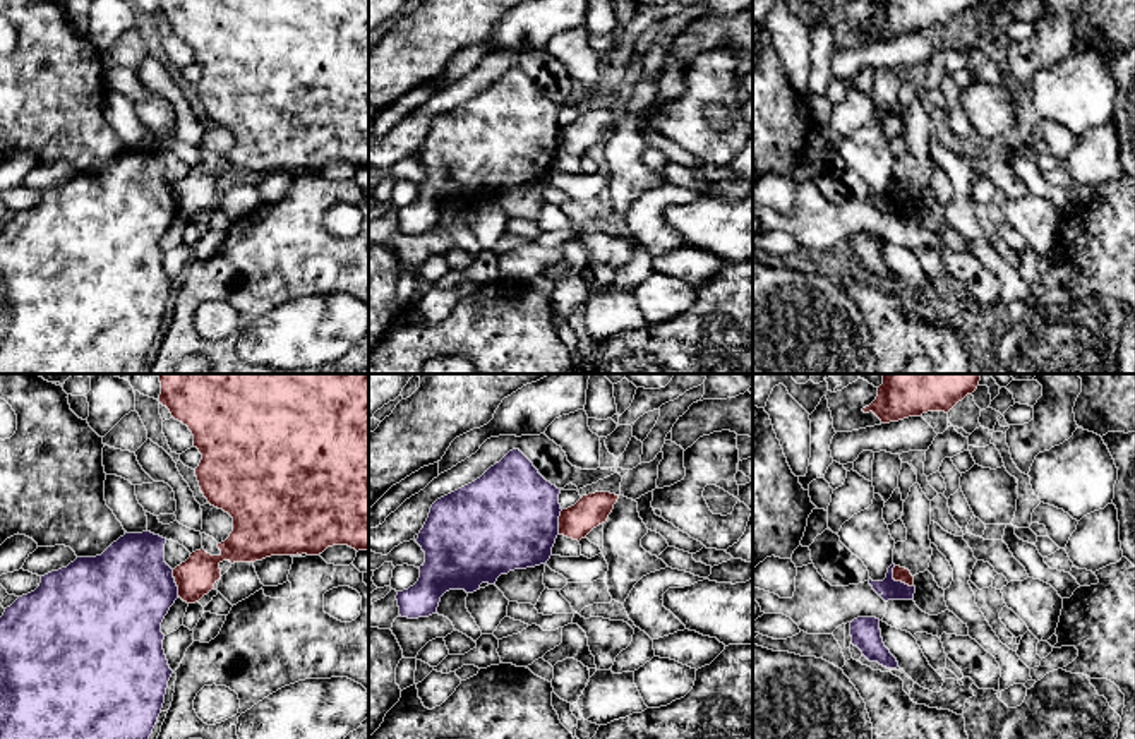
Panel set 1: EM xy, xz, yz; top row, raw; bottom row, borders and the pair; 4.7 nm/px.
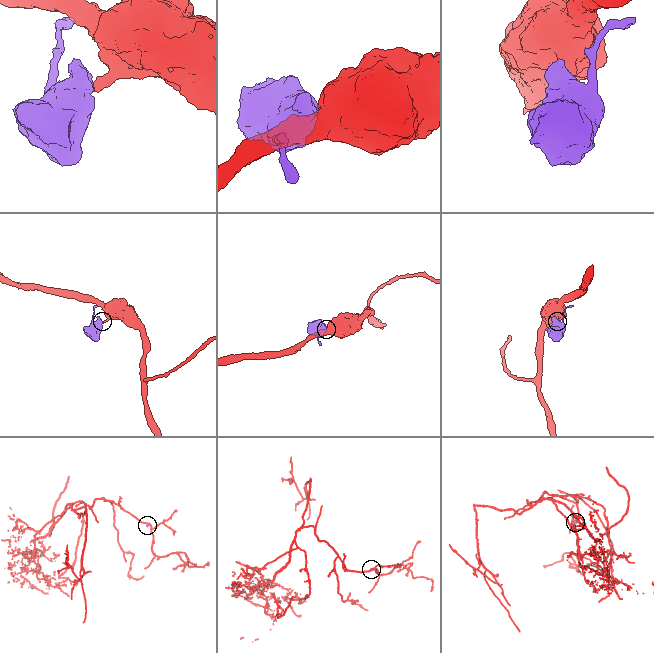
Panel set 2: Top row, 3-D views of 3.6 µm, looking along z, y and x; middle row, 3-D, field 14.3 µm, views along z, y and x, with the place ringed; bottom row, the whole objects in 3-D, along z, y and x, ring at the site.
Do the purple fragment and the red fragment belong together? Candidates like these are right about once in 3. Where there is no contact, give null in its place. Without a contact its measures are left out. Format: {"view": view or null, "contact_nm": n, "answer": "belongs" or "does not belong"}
{"view": "yz", "contact_nm": 140, "answer": "does not belong"}

